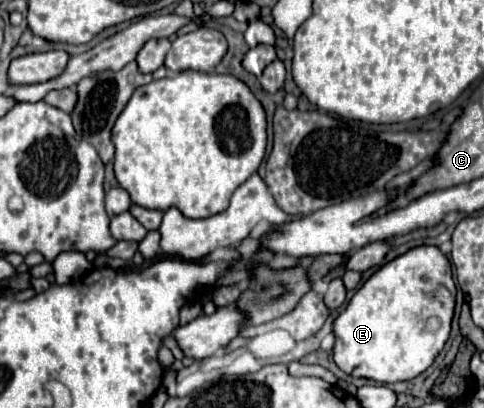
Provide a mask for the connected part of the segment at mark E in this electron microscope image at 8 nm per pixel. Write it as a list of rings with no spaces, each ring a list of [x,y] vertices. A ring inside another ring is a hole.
[[[435,245],[413,247],[407,253],[385,263],[379,271],[375,271],[363,283],[363,287],[357,289],[357,293],[351,297],[345,311],[339,313],[339,317],[333,323],[335,363],[339,365],[341,371],[345,371],[353,377],[365,377],[365,379],[373,379],[377,383],[397,383],[397,381],[413,379],[413,377],[421,375],[443,349],[443,345],[449,337],[453,309],[455,309],[455,283],[451,277],[449,259]],[[433,315],[441,319],[441,329],[435,333],[427,333],[425,321]]]

